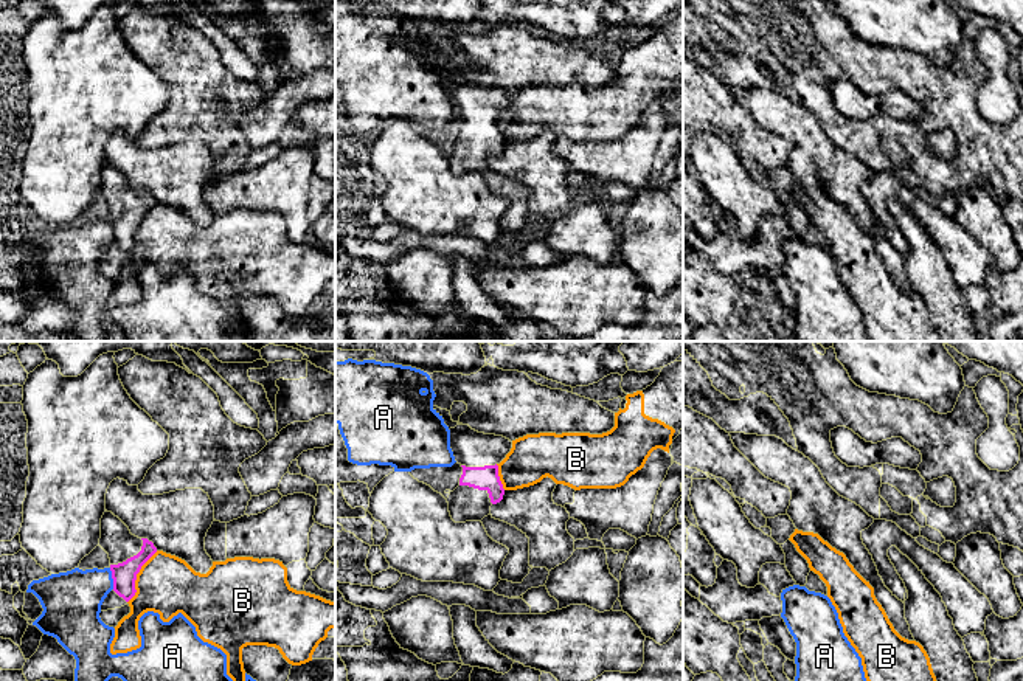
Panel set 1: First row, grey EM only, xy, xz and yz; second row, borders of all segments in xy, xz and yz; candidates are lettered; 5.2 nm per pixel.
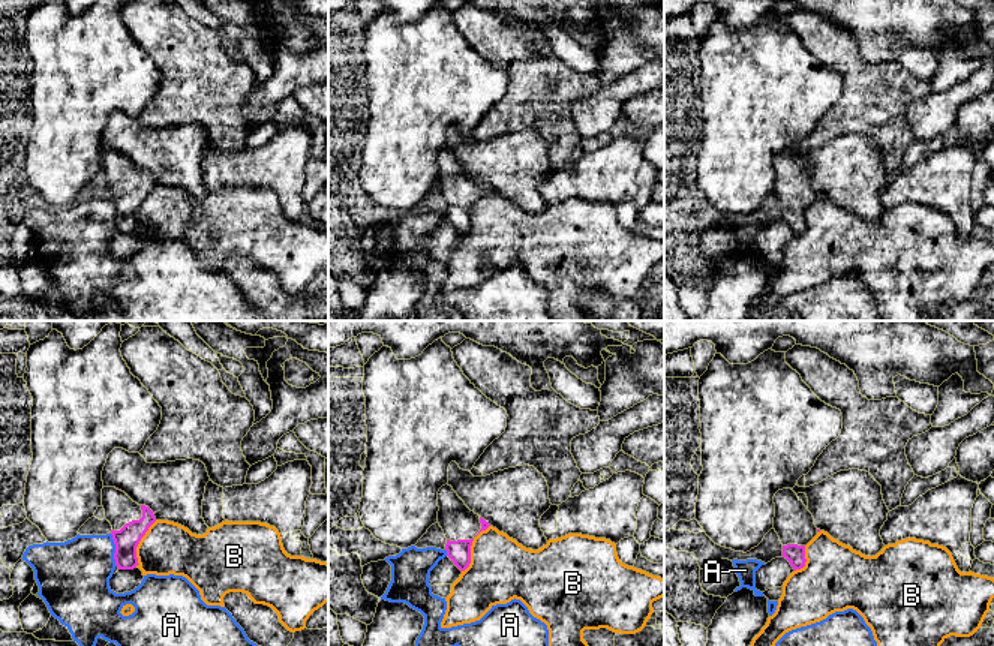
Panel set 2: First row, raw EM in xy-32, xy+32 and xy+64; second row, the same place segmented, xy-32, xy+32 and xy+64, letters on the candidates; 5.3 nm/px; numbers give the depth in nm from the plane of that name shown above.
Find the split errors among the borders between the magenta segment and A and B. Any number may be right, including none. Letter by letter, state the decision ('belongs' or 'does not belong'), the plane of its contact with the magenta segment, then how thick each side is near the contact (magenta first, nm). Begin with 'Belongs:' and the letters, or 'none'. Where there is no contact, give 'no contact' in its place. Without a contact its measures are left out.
Belongs: none
A: does not belong; contact in xy; calibres 130 and 300 nm
B: does not belong; contact in xy; calibres 130 and 300 nm

